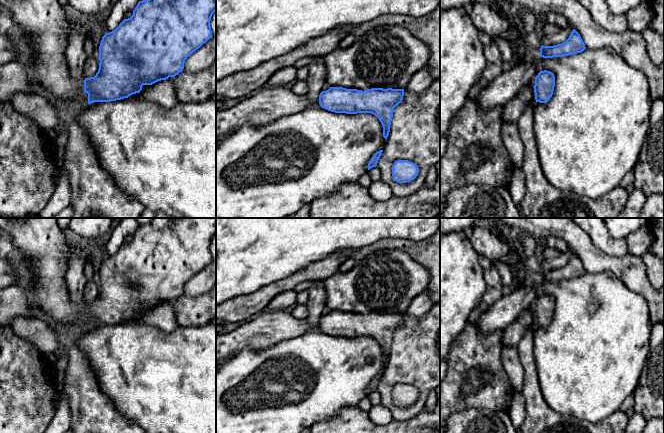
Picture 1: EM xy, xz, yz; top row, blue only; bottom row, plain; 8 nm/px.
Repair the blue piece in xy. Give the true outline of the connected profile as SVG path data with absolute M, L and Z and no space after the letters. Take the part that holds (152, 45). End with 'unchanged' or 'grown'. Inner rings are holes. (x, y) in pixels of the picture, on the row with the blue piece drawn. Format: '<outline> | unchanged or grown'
M0 0L0 10L12 14L13 22L34 44L34 63L37 65L36 79L46 90L47 96L56 105L59 101L78 101L81 104L110 102L128 98L139 93L143 85L175 77L184 69L185 60L212 38L210 21L216 11L216 0L142 0L133 15L124 19L112 32L106 33L99 46L99 69L94 77L78 81L71 77L66 60L69 21L58 0Z | grown

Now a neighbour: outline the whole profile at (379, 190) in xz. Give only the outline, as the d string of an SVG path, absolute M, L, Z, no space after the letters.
M381 179L372 182L368 189L370 196L375 201L386 201L393 197L392 189Z

